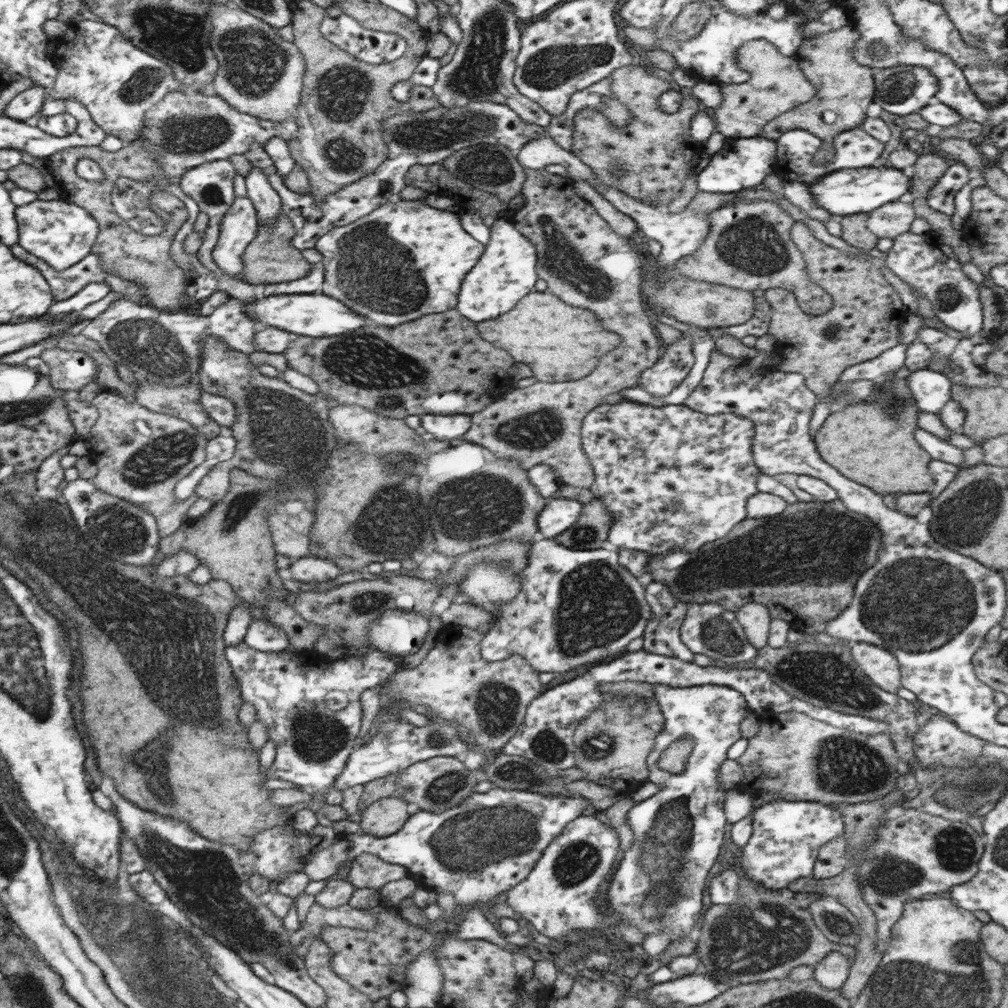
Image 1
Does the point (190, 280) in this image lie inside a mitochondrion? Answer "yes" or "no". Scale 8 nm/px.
no

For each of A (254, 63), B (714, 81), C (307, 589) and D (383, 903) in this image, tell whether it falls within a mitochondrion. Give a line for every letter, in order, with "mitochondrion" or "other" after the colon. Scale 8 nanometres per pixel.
A: mitochondrion
B: other
C: other
D: other

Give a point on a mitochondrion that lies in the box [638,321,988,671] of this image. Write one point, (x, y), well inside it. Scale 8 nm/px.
(908, 605)

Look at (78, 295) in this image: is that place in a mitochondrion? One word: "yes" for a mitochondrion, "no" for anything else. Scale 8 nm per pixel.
no

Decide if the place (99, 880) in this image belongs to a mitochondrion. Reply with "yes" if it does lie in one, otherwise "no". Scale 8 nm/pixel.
no

